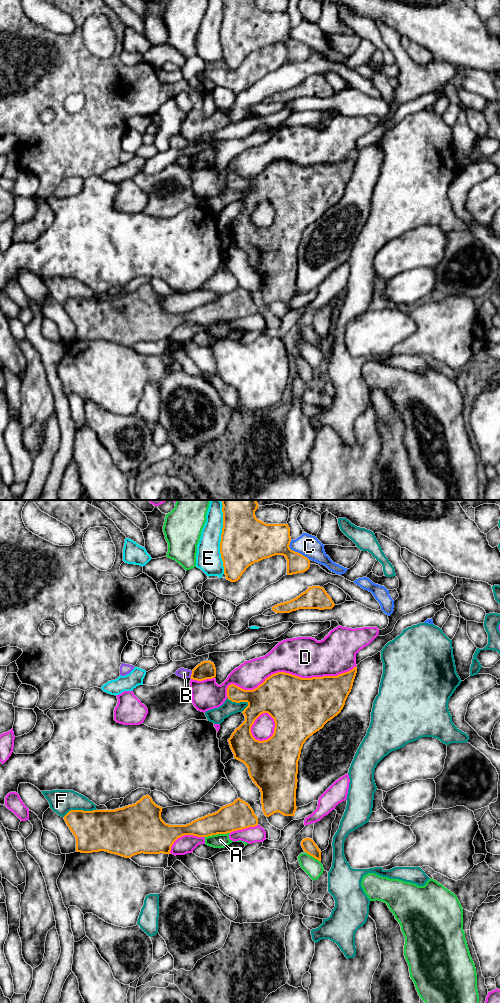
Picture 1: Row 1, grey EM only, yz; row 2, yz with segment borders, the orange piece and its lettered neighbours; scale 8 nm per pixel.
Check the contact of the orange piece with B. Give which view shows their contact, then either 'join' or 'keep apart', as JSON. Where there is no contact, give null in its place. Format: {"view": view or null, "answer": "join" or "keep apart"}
{"view": "yz", "answer": "keep apart"}

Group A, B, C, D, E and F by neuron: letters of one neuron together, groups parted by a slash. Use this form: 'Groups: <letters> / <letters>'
Groups: A / B / C / D / E / F

